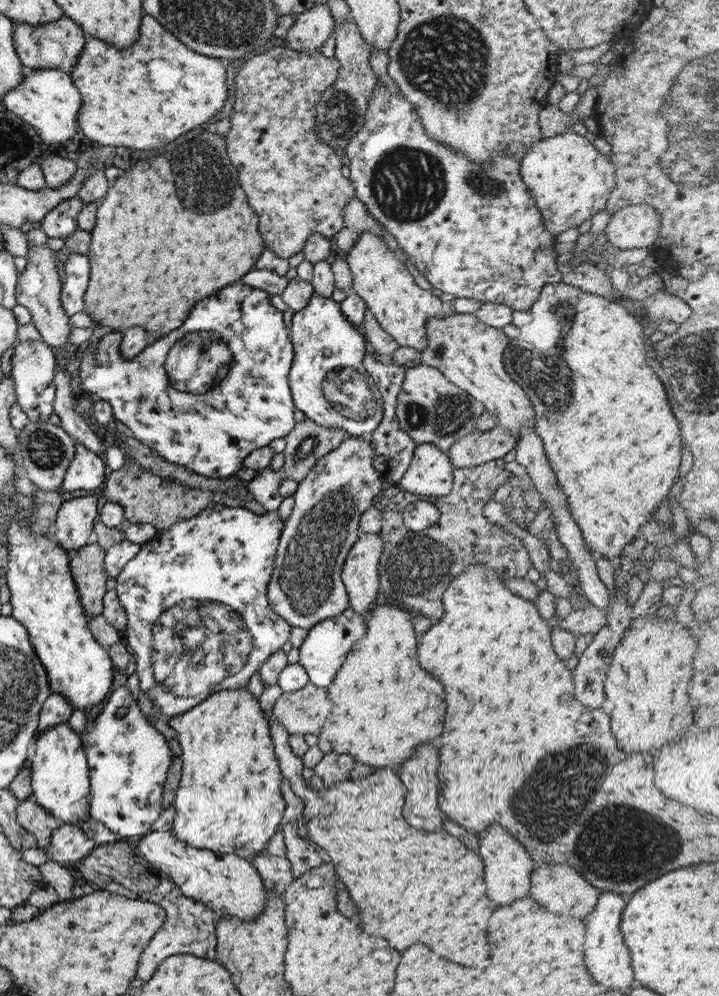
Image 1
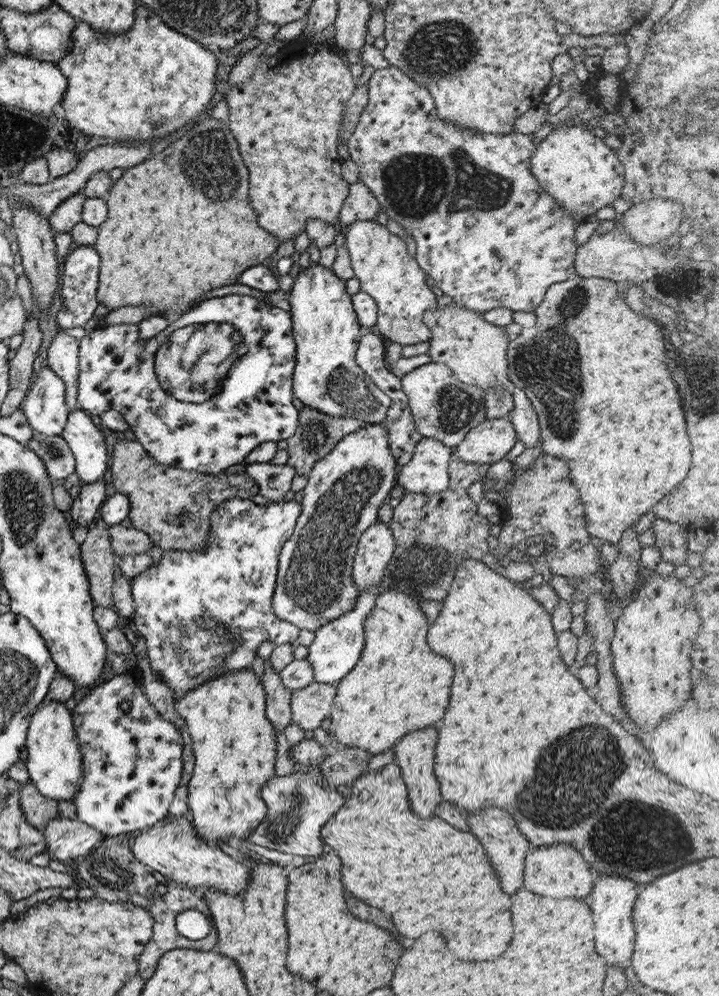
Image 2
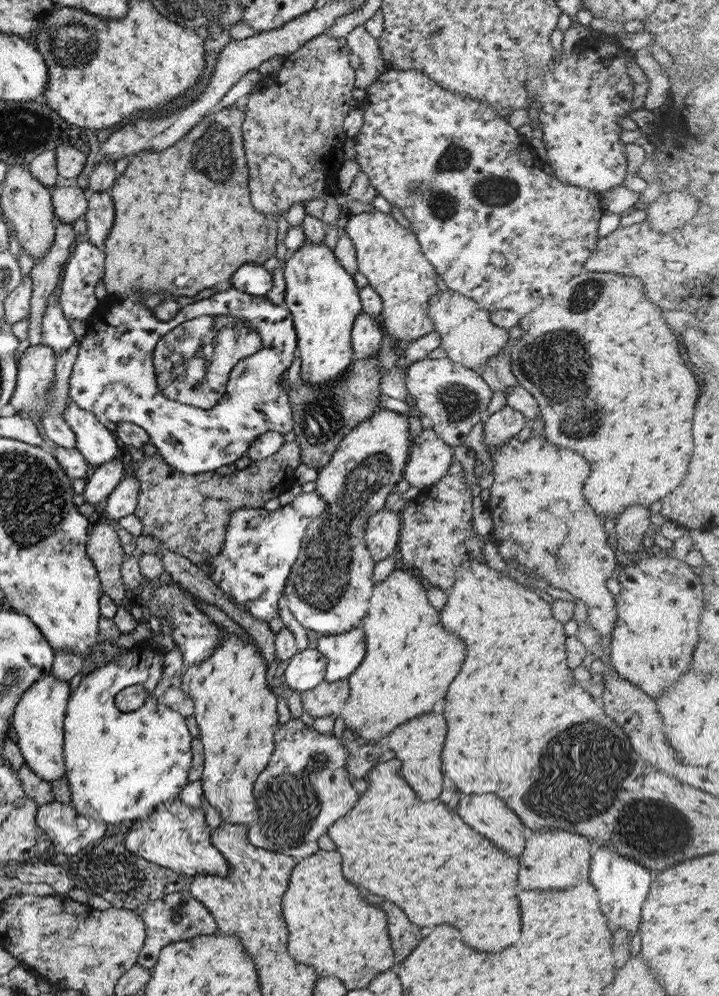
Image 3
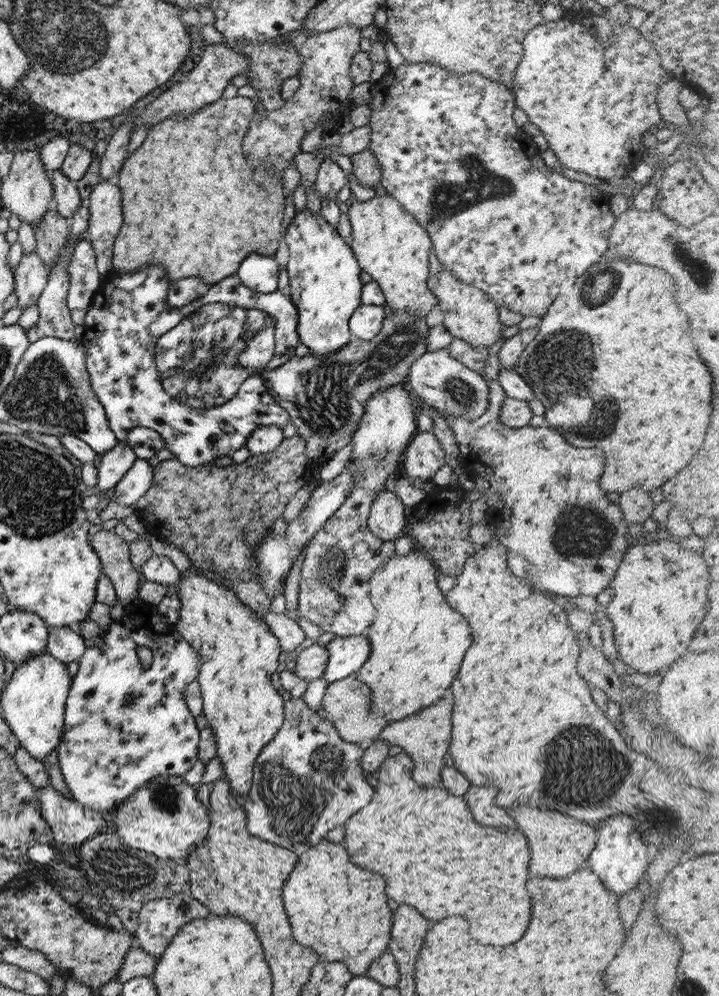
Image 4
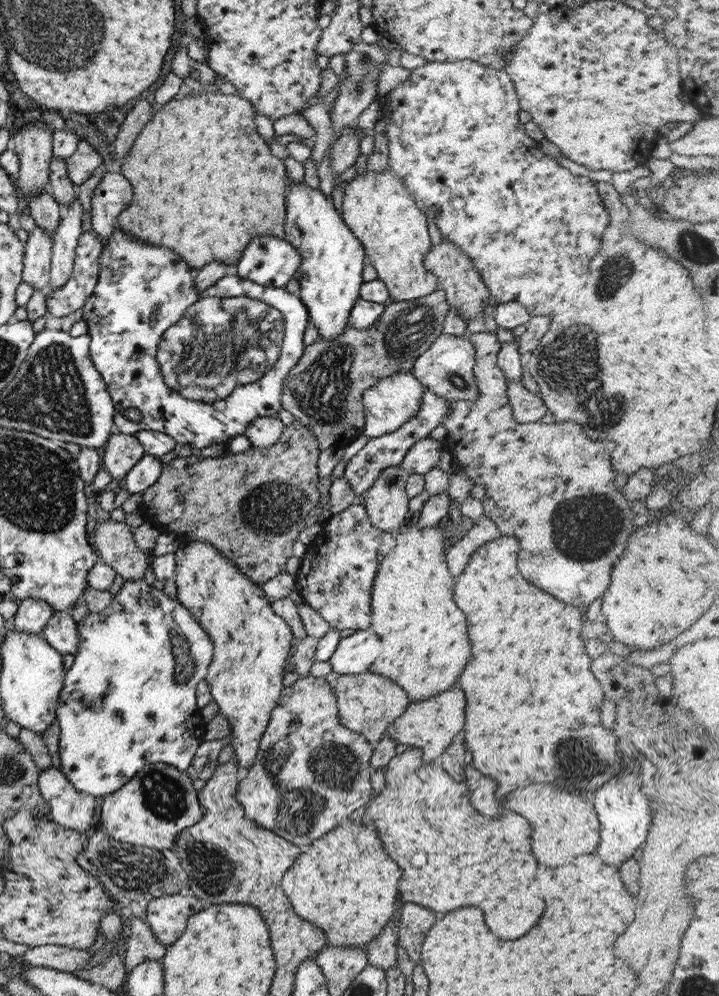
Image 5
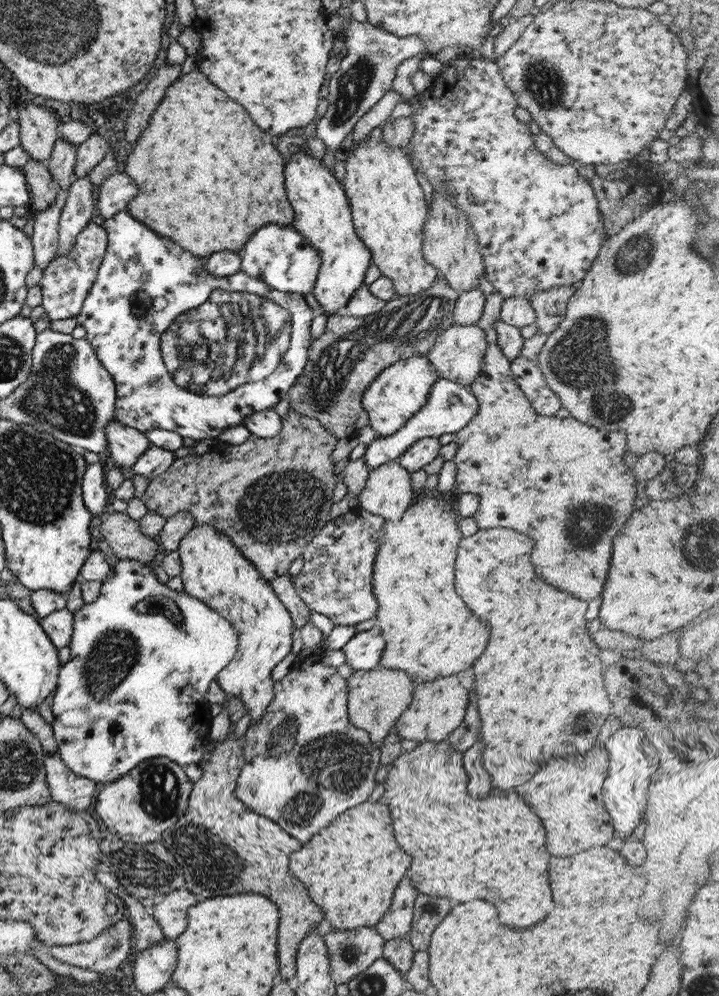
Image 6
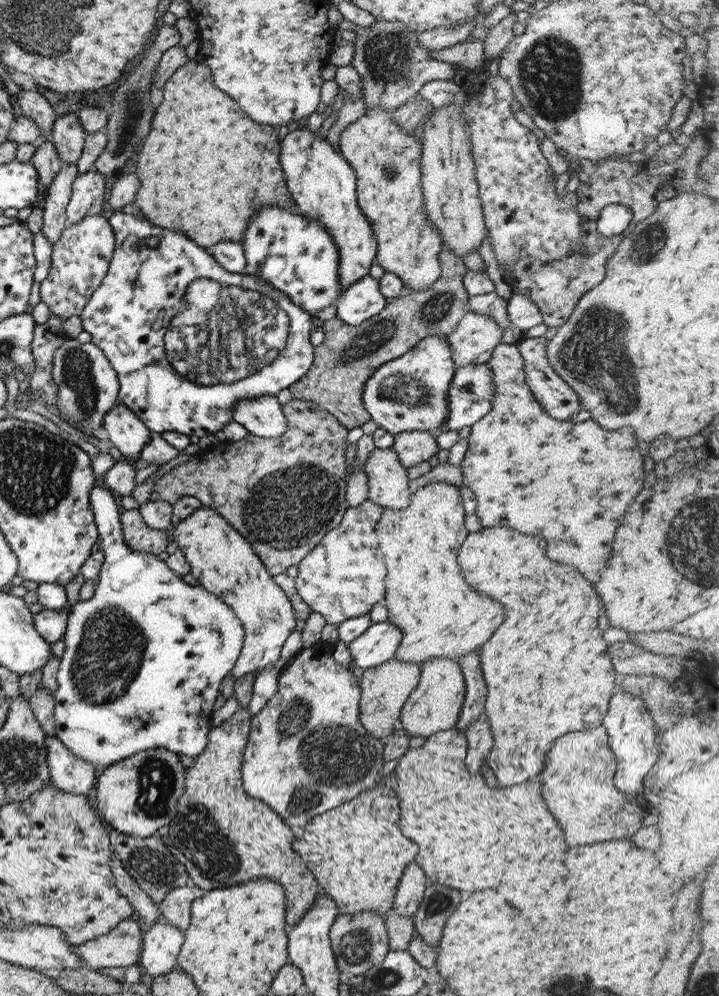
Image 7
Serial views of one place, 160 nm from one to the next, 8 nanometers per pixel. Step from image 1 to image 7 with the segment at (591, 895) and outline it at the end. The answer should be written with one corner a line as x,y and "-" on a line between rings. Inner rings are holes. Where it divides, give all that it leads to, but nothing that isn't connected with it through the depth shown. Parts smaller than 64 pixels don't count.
601,724
598,727
585,730
585,732
571,732
565,736
559,736
553,740
542,771
535,778
543,782
543,800
547,802
547,808
555,820
559,822
567,846
581,846
581,844
593,844
613,838
628,838
640,828
639,822
643,818
646,807
651,805
645,803
642,798
637,802
636,798
628,798
613,784
612,777
616,769
614,754
608,747
605,727

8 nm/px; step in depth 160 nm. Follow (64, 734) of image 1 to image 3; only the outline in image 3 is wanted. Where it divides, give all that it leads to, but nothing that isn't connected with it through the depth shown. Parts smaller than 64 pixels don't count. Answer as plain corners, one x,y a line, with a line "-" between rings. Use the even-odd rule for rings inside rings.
52,672
41,675
16,700
11,724
15,743
25,763
41,780
48,782
64,776
62,755
63,719
70,695
68,682
58,679

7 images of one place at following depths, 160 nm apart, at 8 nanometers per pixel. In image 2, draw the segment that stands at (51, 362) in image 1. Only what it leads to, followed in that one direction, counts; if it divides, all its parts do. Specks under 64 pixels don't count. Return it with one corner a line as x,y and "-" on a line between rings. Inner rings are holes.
47,366
37,372
36,378
32,384
28,384
27,392
21,402
21,412
28,420
31,430
45,436
61,436
67,417
67,406
65,406
65,386
53,372
49,371

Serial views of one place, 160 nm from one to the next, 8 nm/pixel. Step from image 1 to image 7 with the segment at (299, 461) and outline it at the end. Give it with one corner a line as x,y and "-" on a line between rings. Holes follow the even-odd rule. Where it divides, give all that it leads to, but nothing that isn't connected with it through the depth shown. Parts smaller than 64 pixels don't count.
445,246
440,248
437,260
440,273
429,288
407,291
387,301
379,314
358,326
345,324
337,318
323,322
320,329
324,337
321,344
312,348
313,358
307,373
288,387
292,397
330,412
345,430
359,430
370,419
363,409
361,394
371,372
375,372
375,368
384,362
399,358
427,335
447,336
455,330
467,311
466,300
469,296
462,283
467,269
463,261

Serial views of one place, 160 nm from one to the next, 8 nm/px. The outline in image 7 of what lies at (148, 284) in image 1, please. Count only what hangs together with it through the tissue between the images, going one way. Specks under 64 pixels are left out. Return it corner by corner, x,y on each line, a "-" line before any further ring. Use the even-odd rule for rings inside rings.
195,60
176,68
162,87
161,104
154,110
151,130
143,140
133,174
141,182
133,204
143,212
145,219
155,226
179,231
205,248
219,241
239,243
250,216
266,205
299,212
285,186
278,159
277,129
247,118
235,100
212,83
209,68

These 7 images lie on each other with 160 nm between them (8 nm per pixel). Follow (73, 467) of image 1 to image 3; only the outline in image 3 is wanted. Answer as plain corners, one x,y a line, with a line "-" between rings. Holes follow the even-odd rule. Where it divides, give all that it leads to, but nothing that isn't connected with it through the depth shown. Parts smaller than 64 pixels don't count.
67,399
67,406
61,412
75,438
75,449
91,466
109,462
117,454
117,444
111,432
91,412
79,409
73,400

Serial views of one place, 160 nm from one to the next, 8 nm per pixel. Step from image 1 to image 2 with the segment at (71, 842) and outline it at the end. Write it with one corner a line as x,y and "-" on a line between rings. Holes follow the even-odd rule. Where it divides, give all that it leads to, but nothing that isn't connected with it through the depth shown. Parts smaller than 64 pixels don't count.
55,817
41,828
46,852
57,861
73,860
94,850
104,836
79,819

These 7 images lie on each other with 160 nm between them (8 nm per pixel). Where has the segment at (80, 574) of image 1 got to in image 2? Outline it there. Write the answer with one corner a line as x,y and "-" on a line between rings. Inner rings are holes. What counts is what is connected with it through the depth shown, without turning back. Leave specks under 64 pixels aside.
92,524
87,528
79,550
92,604
110,607
115,567
113,562
117,556
112,551
109,533
103,527

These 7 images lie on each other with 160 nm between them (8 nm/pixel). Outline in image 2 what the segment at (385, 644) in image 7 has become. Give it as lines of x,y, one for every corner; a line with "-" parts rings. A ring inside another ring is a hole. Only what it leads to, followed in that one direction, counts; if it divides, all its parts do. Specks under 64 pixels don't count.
377,584
375,587
359,592
356,603
349,612
335,620
330,620
314,631
314,638
307,646
307,656
305,658
312,666
313,682
336,684
355,666
364,645
363,623
369,611
373,608
375,597
380,591
380,585

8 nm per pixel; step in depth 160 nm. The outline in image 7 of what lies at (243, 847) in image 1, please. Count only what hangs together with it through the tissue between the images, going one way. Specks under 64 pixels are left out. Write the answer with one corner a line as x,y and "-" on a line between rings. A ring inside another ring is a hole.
199,508
191,516
183,518
173,527
170,539
175,541
179,552
185,557
190,566
190,574
219,600
222,600
235,616
240,620
244,630
244,639
240,654
230,670
234,680
243,675
250,675
265,671
280,656
282,644
295,628
295,618
291,603
286,594
275,584
259,557
253,552
251,545
233,528
227,520
223,519
217,512
207,508

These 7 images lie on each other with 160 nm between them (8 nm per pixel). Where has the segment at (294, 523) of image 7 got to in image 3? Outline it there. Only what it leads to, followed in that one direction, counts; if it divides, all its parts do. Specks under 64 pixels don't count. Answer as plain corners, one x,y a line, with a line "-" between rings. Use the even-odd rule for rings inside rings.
294,441
284,442
275,454
251,461
249,466
236,468
227,475
215,471
199,474
177,472
159,454
144,456
141,462
131,459
128,473
138,482
136,508
132,514
141,521
141,535
160,540
165,549
200,567
223,546
229,515
237,509
261,509
267,500
277,498
280,494
277,486
299,463
300,448

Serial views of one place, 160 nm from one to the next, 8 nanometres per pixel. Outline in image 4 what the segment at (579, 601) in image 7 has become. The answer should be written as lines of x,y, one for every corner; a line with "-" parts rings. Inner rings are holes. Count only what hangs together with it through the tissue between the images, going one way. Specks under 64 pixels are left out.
496,541
476,548
474,553
465,560
462,571
456,576
455,585
447,592
445,600
453,610
457,610
467,620
467,624
471,628
471,638
473,638
471,646
467,648
467,652
461,660
461,668
459,668
459,672
457,672
453,684
451,684
451,696
453,696
451,726
453,728
451,728
447,753
449,753
453,766
471,784
481,784
481,786
495,784
497,786
495,804
499,807
511,806
511,802
533,802
536,807
565,813
574,819
582,820
597,827
599,821
606,819
609,814
613,814
613,810
609,806
609,796
613,794
613,790
619,788
619,784
625,778
629,778
627,772
631,772
631,766
643,766
643,772
649,772
649,770
655,772
655,767
649,768
647,760
643,758
641,753
635,754
627,747
623,734
620,735
615,729
614,723
605,717
605,713
599,710
596,704
591,702
590,686
583,680
582,676
578,676
578,670
575,670
577,656
579,656
581,648
577,647
575,641
576,632
571,630
568,625
565,604
541,596
537,589
515,576
507,568
504,546

